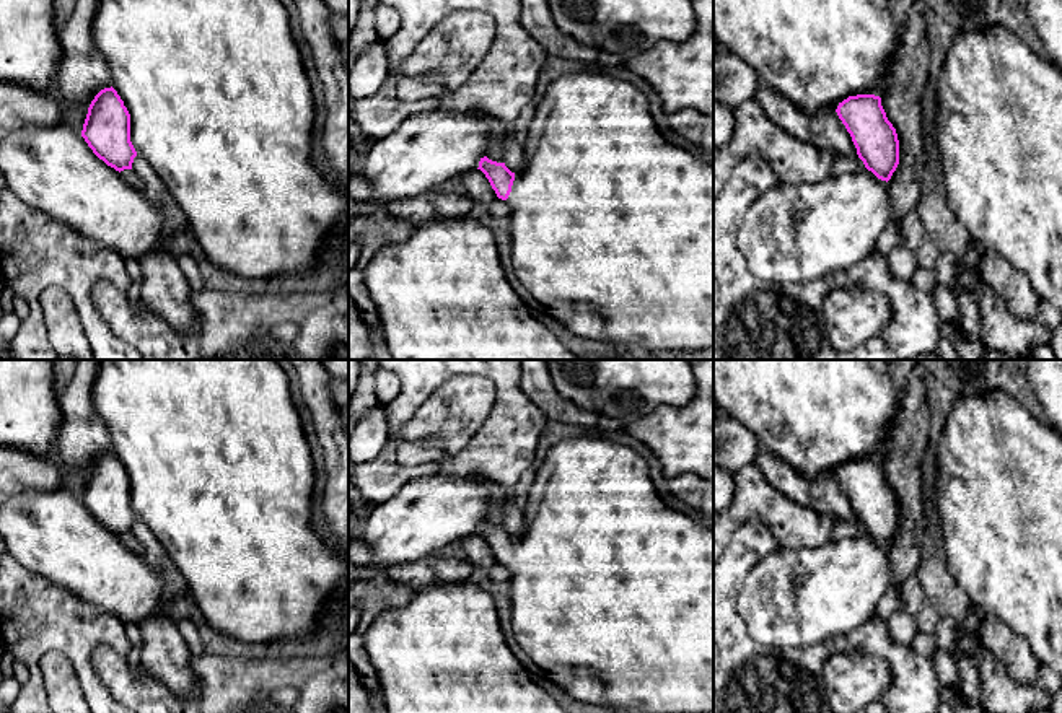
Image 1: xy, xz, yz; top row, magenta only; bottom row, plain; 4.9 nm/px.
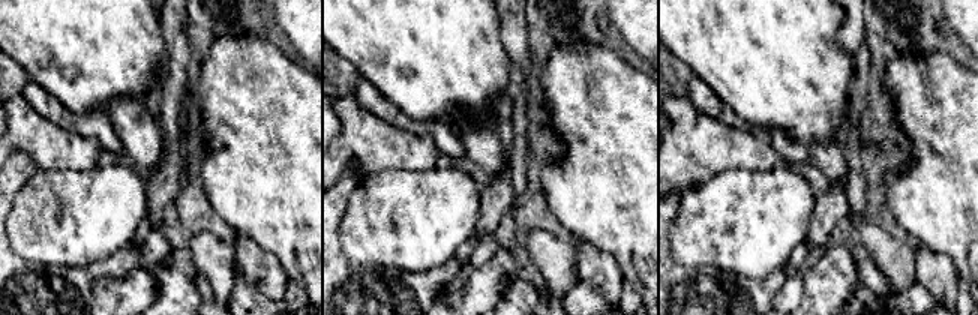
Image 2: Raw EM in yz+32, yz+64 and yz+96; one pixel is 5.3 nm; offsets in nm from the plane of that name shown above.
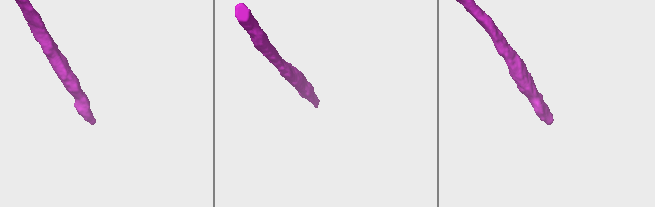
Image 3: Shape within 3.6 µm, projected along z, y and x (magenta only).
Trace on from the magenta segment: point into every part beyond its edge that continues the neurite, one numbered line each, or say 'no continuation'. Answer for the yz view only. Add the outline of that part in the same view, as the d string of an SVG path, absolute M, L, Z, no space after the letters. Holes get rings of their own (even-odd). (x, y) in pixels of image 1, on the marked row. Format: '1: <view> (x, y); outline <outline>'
no continuation

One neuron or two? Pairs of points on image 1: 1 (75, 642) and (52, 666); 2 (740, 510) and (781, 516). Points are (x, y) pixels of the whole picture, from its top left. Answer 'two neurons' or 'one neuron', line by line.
1: two neurons
2: one neuron

